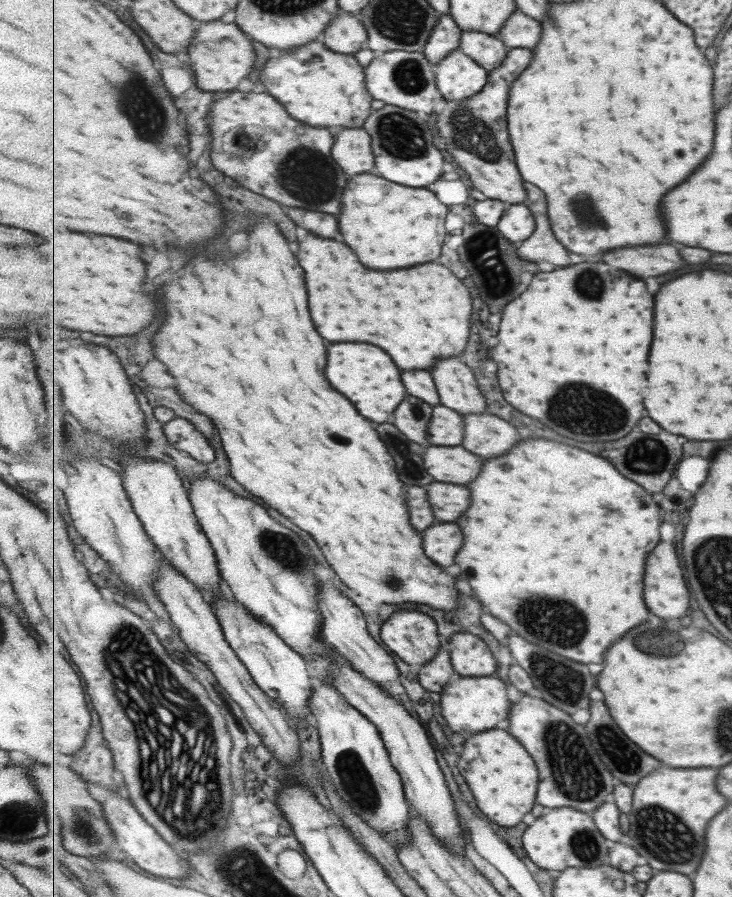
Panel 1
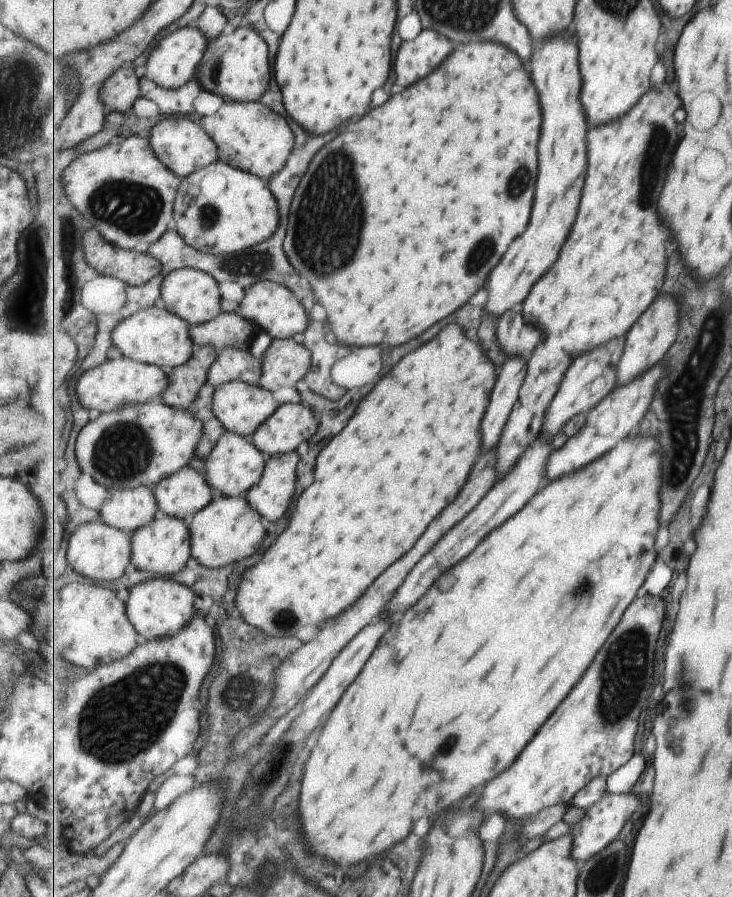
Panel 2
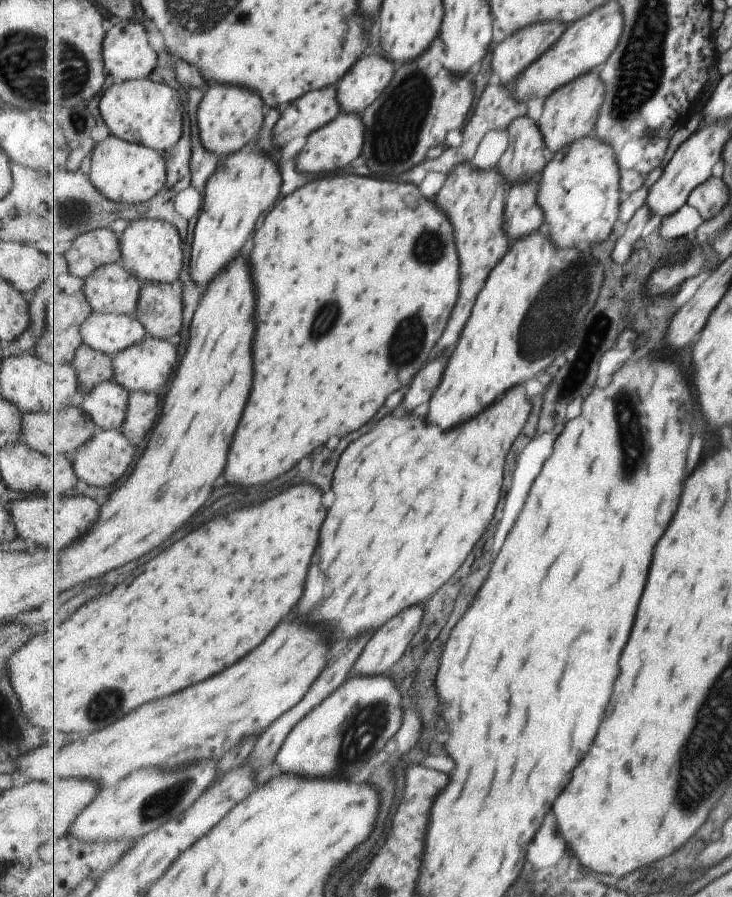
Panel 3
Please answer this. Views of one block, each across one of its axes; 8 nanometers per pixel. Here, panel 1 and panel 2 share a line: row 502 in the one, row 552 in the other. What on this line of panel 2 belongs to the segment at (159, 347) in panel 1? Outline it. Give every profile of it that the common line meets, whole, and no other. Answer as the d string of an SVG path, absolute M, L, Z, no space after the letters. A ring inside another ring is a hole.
M449 324L447 328L441 330L441 334L437 338L433 338L427 346L419 348L413 354L405 356L405 362L401 362L399 366L395 366L393 374L385 376L375 388L373 392L361 402L357 414L353 416L353 420L349 422L349 426L321 452L317 462L317 482L313 482L313 486L309 486L303 496L297 502L297 510L293 514L291 526L285 530L285 534L281 534L281 538L277 540L277 544L265 554L263 562L259 562L251 572L245 574L243 586L238 588L235 602L242 617L251 625L255 625L266 632L266 635L272 637L289 638L295 637L295 634L309 626L322 627L327 620L338 617L341 613L345 613L350 609L365 592L367 588L389 568L393 566L403 552L407 554L407 550L411 550L417 540L421 538L421 534L425 534L425 530L429 528L429 524L449 506L457 500L459 492L463 490L469 474L471 474L471 466L477 462L479 454L484 452L483 434L481 434L481 422L483 416L489 408L489 400L491 400L491 392L497 384L497 366L493 364L493 360L489 360L489 356L485 354L485 350L481 352L481 346L477 340L471 340L465 334L465 328L461 324Z

